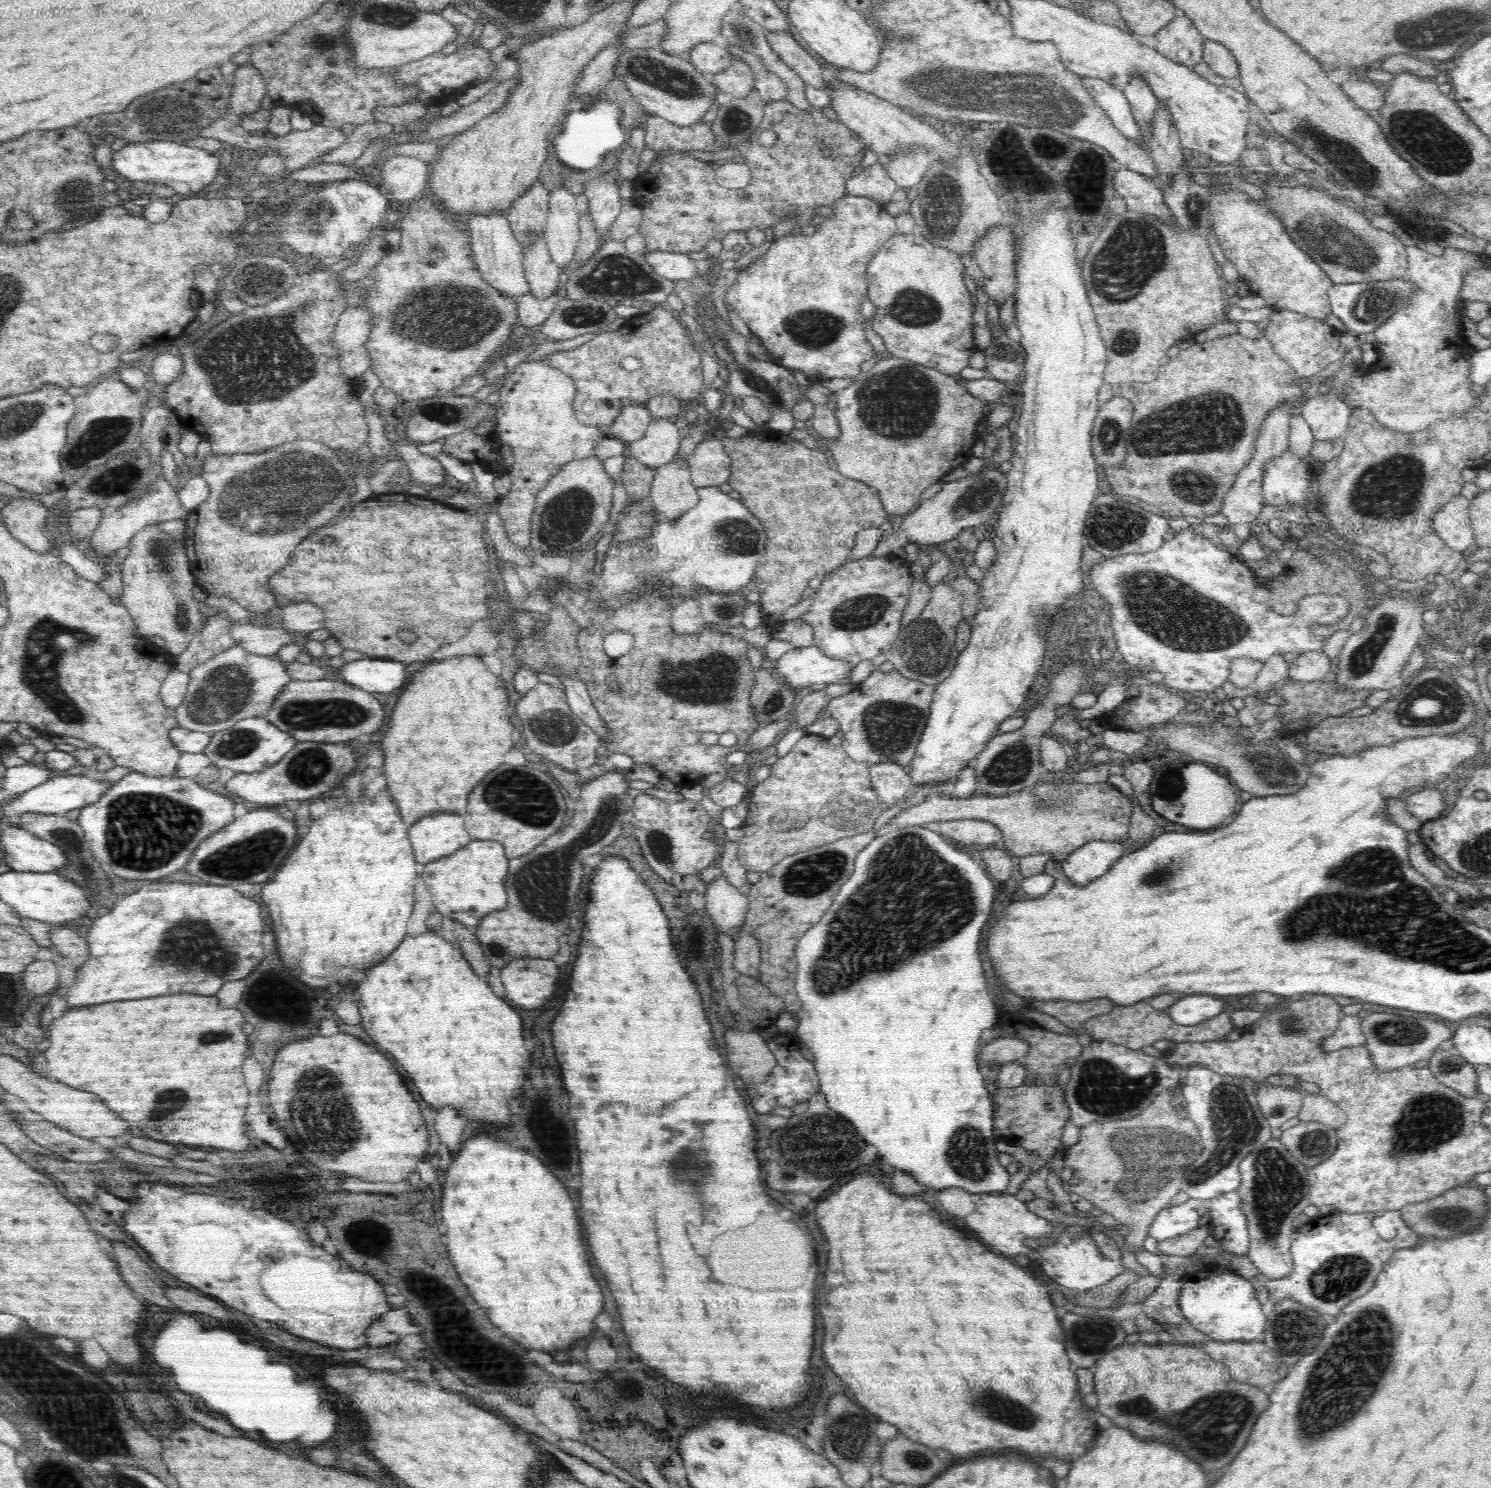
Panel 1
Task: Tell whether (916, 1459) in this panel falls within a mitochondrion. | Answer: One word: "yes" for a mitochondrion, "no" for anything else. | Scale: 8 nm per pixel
yes

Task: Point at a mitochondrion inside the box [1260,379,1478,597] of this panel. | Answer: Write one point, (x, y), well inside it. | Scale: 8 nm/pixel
(1389, 491)

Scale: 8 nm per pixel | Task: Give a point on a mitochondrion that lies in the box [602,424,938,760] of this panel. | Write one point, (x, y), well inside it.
(712, 680)

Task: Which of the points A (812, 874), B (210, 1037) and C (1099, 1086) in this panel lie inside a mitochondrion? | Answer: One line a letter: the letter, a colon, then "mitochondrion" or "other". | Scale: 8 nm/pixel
A: mitochondrion
B: mitochondrion
C: mitochondrion

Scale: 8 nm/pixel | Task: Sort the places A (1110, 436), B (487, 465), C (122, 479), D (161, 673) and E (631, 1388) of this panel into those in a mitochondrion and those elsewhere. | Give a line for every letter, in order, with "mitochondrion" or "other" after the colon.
A: mitochondrion
B: other
C: mitochondrion
D: other
E: other

